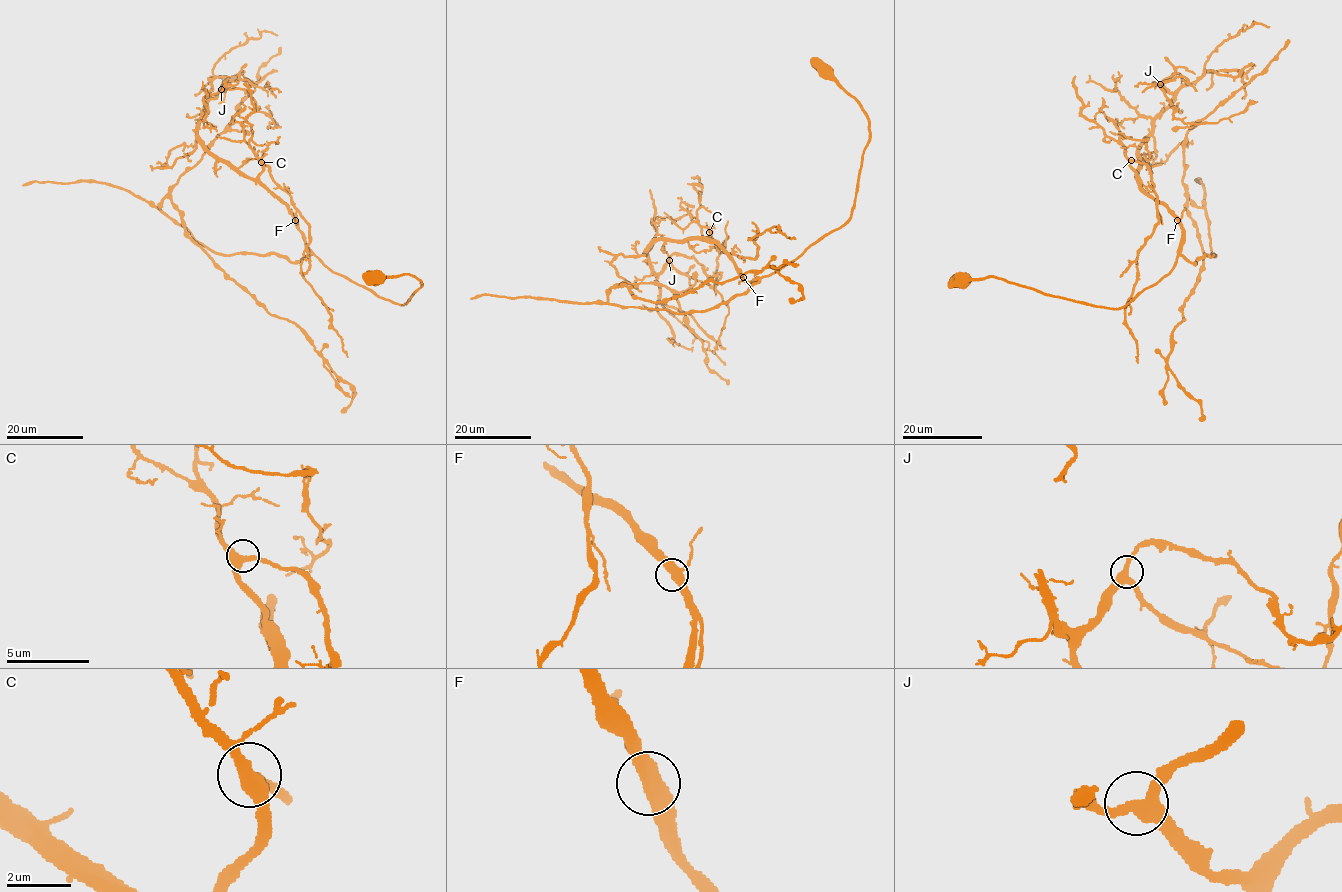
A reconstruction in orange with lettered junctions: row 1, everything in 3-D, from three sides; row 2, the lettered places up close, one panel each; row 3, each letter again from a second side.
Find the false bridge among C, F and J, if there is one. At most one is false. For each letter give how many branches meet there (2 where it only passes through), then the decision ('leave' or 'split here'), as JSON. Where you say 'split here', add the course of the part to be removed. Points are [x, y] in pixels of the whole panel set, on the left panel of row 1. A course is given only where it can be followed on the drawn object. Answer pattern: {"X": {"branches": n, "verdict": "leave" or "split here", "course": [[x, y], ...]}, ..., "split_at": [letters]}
{"C": {"branches": 3, "verdict": "leave"}, "F": {"branches": 3, "verdict": "leave"}, "J": {"branches": 3, "verdict": "leave"}, "split_at": []}

